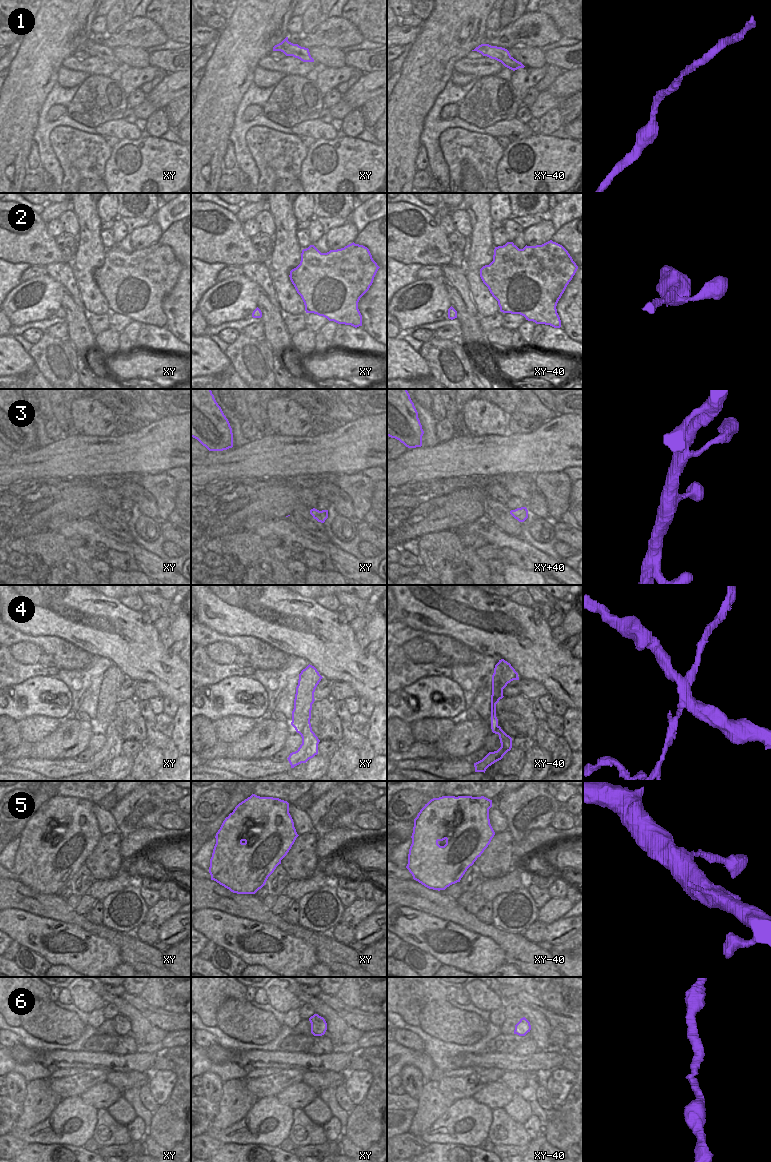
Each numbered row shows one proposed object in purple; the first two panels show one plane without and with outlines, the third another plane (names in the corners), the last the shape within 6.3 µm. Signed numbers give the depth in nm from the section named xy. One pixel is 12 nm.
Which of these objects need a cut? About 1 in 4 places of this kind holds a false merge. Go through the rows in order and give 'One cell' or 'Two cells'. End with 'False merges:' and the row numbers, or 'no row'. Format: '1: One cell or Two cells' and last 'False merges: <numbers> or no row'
1: One cell
2: One cell
3: One cell
4: Two cells
5: One cell
6: One cell
False merges: 4.

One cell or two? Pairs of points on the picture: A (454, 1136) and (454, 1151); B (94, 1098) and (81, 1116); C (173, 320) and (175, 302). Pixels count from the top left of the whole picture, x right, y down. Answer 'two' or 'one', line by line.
A: two
B: two
C: one

